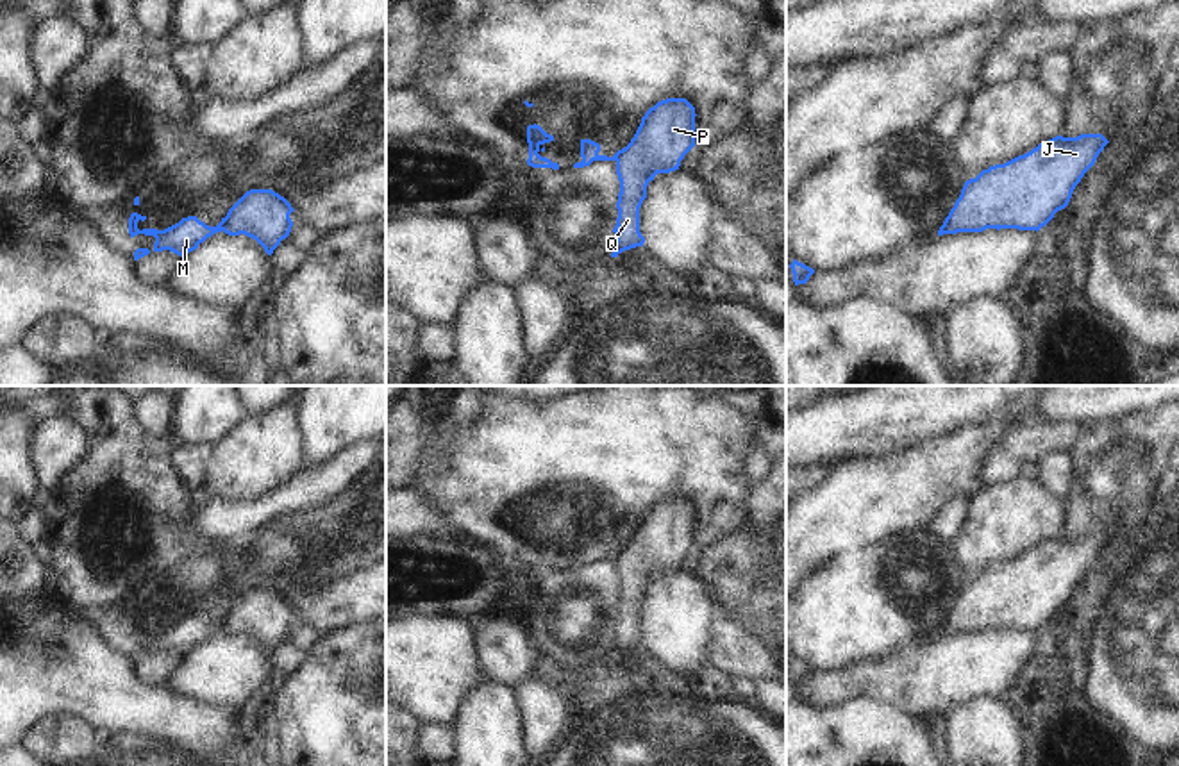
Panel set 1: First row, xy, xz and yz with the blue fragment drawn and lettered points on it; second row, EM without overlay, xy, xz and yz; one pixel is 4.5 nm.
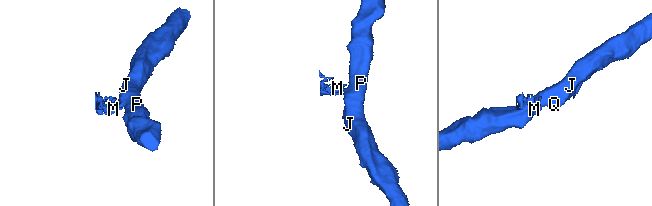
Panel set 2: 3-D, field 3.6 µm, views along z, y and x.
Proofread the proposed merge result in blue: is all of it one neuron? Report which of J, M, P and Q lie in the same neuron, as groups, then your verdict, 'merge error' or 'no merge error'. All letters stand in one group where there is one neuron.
J P Q / M | merge error

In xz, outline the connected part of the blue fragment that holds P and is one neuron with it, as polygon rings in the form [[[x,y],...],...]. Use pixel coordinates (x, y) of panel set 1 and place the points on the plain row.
[[[686,498],[657,502],[641,518],[625,552],[616,557],[620,593],[611,657],[643,646],[640,607],[647,598],[647,586],[657,573],[679,570],[684,555],[695,546],[695,516],[695,507]]]

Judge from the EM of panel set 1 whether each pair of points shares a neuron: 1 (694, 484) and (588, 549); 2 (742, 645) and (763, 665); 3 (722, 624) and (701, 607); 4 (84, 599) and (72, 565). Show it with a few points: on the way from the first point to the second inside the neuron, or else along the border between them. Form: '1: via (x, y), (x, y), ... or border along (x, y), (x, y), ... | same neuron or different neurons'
1: via (667, 484), (651, 484), (613, 522) | same neuron
2: via (747, 650), (758, 661) | same neuron
3: border along (720, 615), (713, 622), (711, 649), (706, 659) | different neurons
4: via (84, 590), (84, 577), (81, 574) | same neuron

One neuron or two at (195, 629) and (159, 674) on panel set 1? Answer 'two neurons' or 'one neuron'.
two neurons

